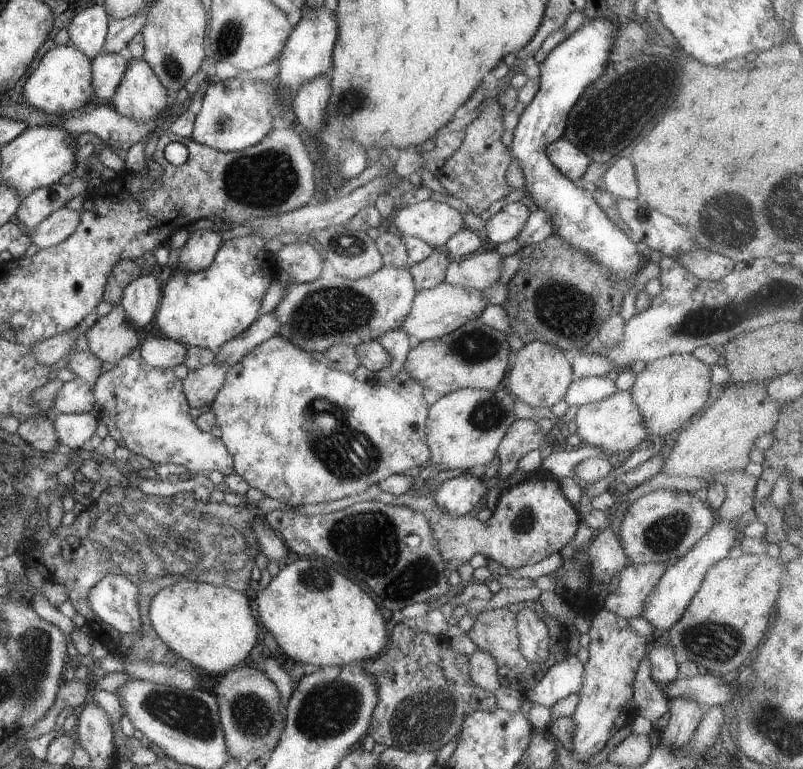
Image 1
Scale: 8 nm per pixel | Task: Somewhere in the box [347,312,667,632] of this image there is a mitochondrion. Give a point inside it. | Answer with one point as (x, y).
(473, 347)

